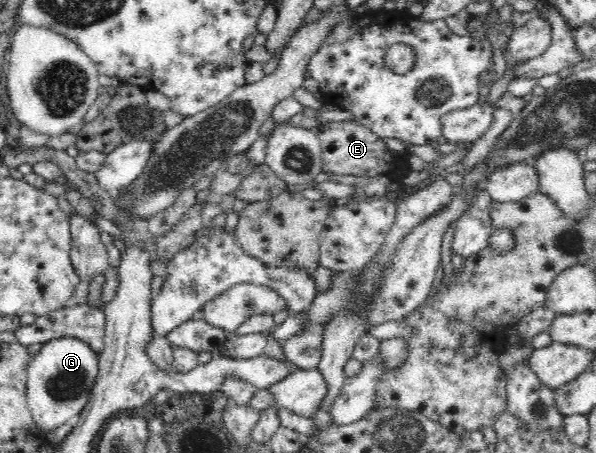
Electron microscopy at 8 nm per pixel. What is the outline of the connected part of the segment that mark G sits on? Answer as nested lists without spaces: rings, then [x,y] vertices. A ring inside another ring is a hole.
[[[58,337],[46,341],[28,365],[27,401],[41,437],[63,424],[74,423],[87,405],[98,374],[95,350],[75,337]]]

